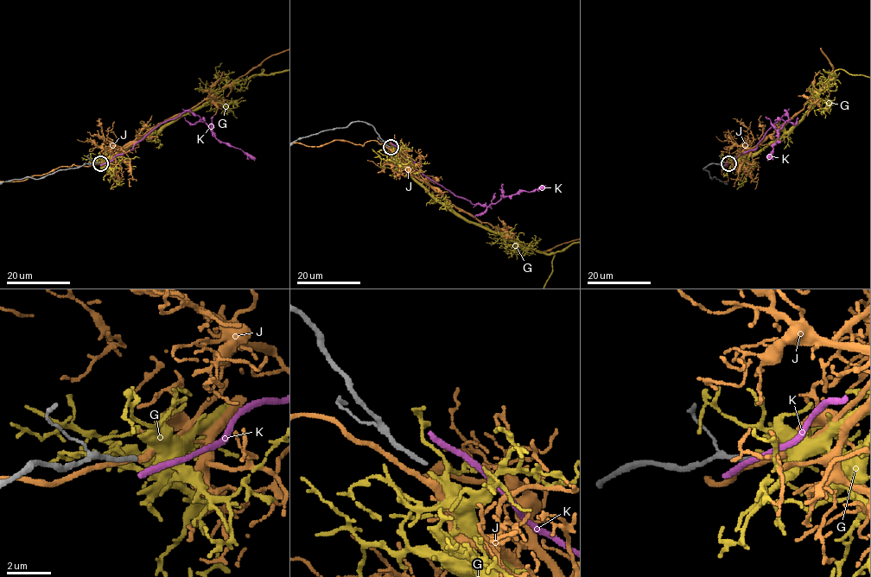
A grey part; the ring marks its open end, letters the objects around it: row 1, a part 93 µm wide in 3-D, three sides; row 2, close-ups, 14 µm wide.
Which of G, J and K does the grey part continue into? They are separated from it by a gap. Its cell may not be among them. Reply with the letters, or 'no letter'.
no letter

